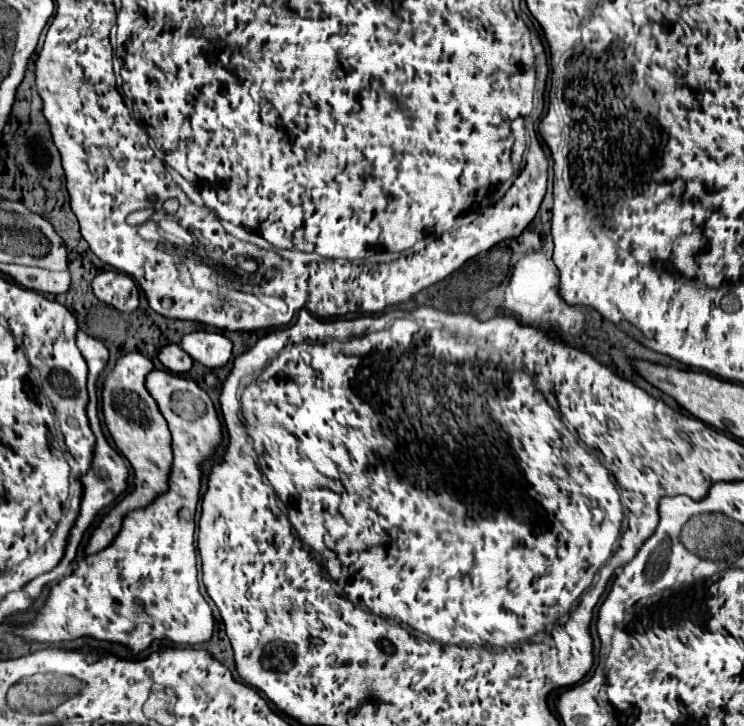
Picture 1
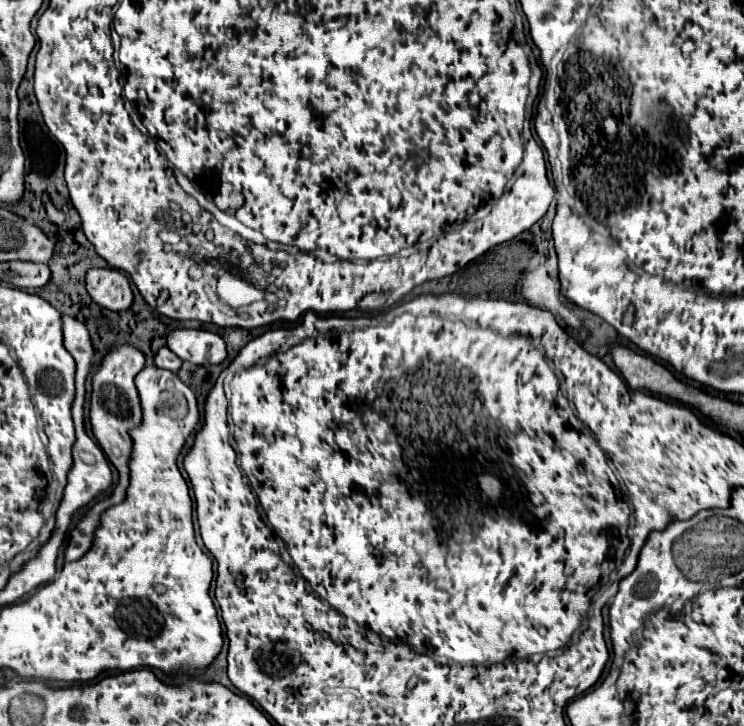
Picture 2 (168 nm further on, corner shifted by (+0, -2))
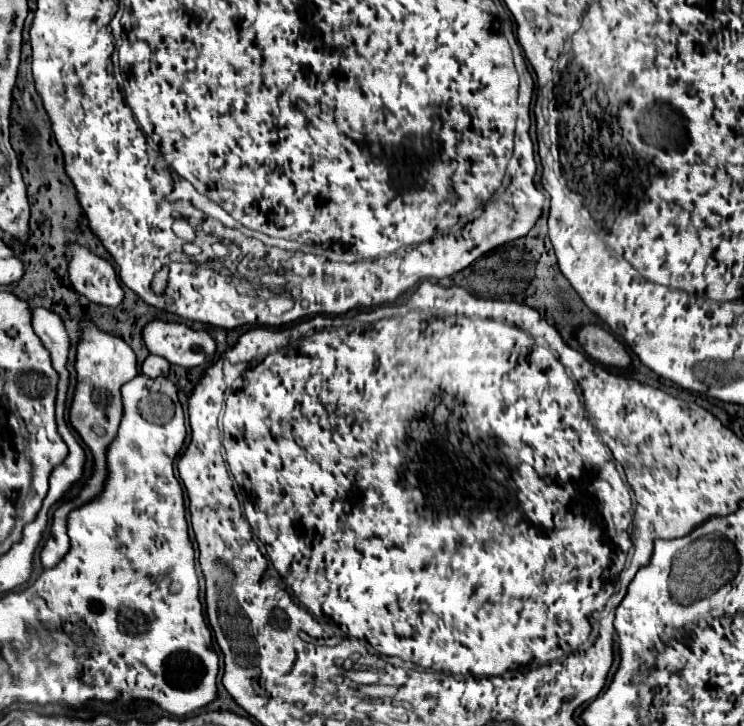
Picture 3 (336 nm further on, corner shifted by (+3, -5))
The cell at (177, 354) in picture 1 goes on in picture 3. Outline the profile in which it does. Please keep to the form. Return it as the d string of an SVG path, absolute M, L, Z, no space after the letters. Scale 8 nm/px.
M148 356L144 362L142 362L142 374L146 374L148 378L158 378L158 376L168 376L168 360L160 358L160 356Z

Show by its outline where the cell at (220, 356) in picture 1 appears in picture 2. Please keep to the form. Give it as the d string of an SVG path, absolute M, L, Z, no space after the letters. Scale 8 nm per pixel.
M179 329L167 337L167 347L183 361L195 365L219 365L227 357L225 341L205 329Z

